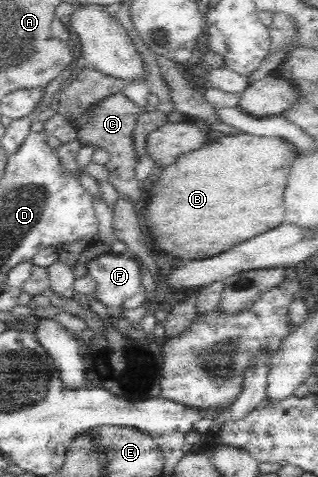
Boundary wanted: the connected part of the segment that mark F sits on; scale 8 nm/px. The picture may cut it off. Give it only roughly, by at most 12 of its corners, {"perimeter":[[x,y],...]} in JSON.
{"perimeter":[[106,252],[90,264],[95,296],[116,310],[143,290],[141,263]]}

